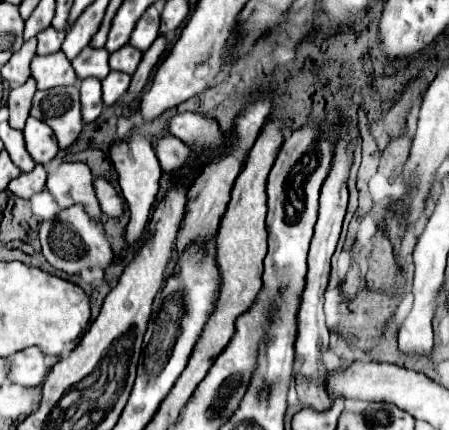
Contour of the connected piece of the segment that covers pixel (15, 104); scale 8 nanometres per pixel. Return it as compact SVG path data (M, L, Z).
M29 78L25 84L11 90L11 94L7 98L7 106L9 106L9 124L13 128L23 130L25 120L29 118L29 112L31 112L31 102L33 102L35 90L37 90L37 86L35 86L33 78Z

